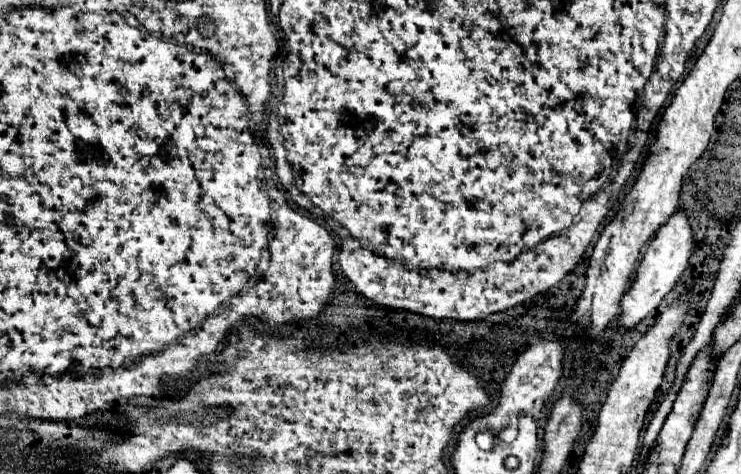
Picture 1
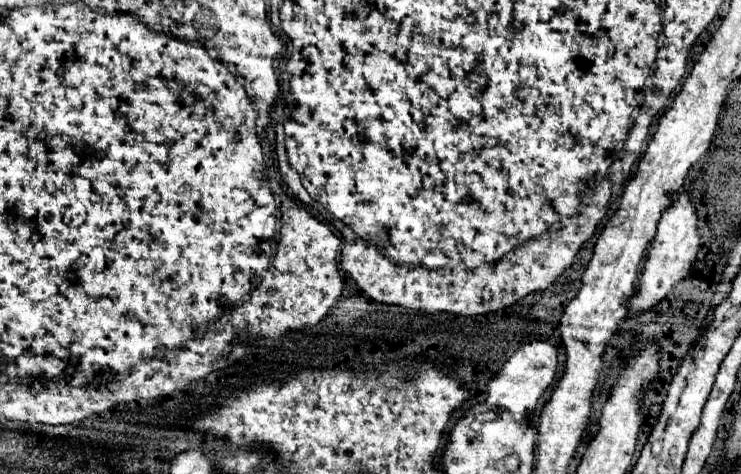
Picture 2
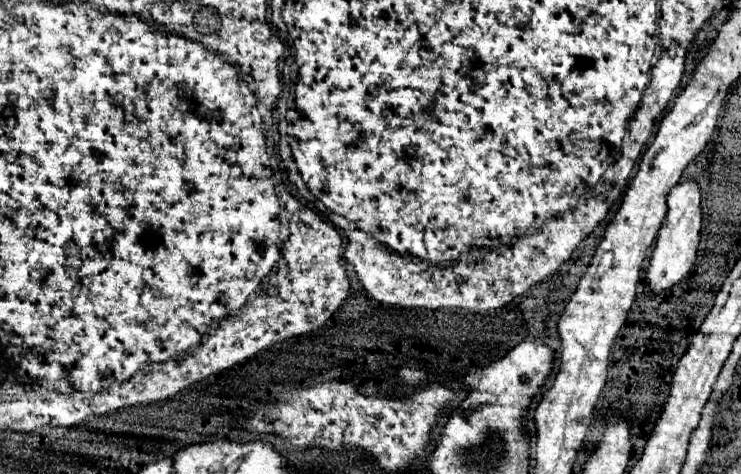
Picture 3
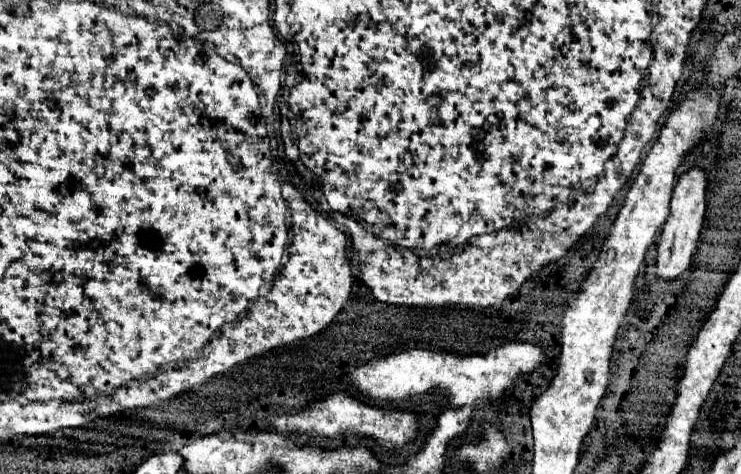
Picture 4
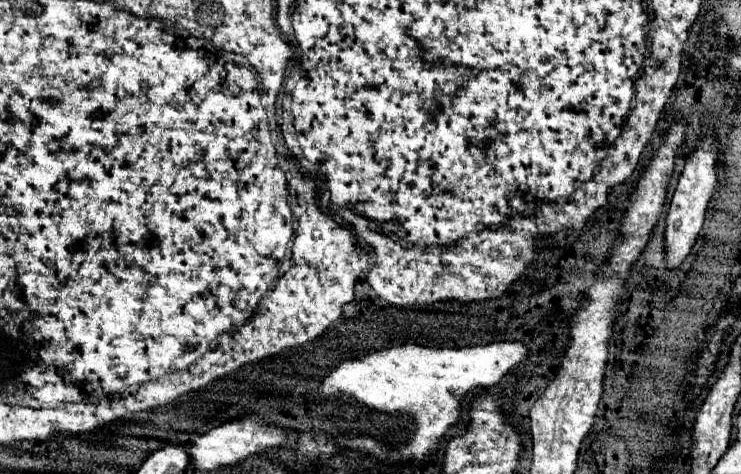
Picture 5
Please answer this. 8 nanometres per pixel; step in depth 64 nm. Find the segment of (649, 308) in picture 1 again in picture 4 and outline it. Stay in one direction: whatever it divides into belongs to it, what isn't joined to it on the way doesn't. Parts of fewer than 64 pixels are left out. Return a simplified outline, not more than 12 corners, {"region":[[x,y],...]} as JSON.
{"region":[[708,174],[680,176],[658,242],[656,274],[692,262],[706,214]]}

